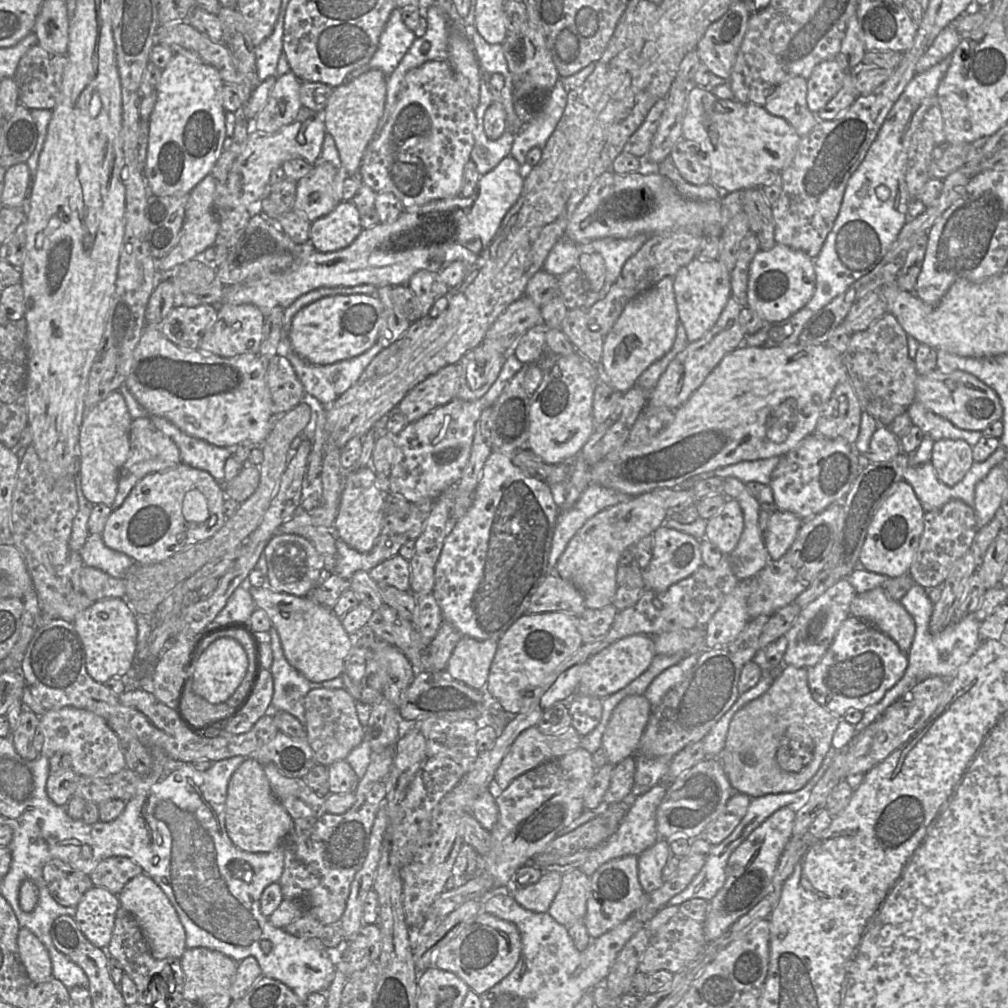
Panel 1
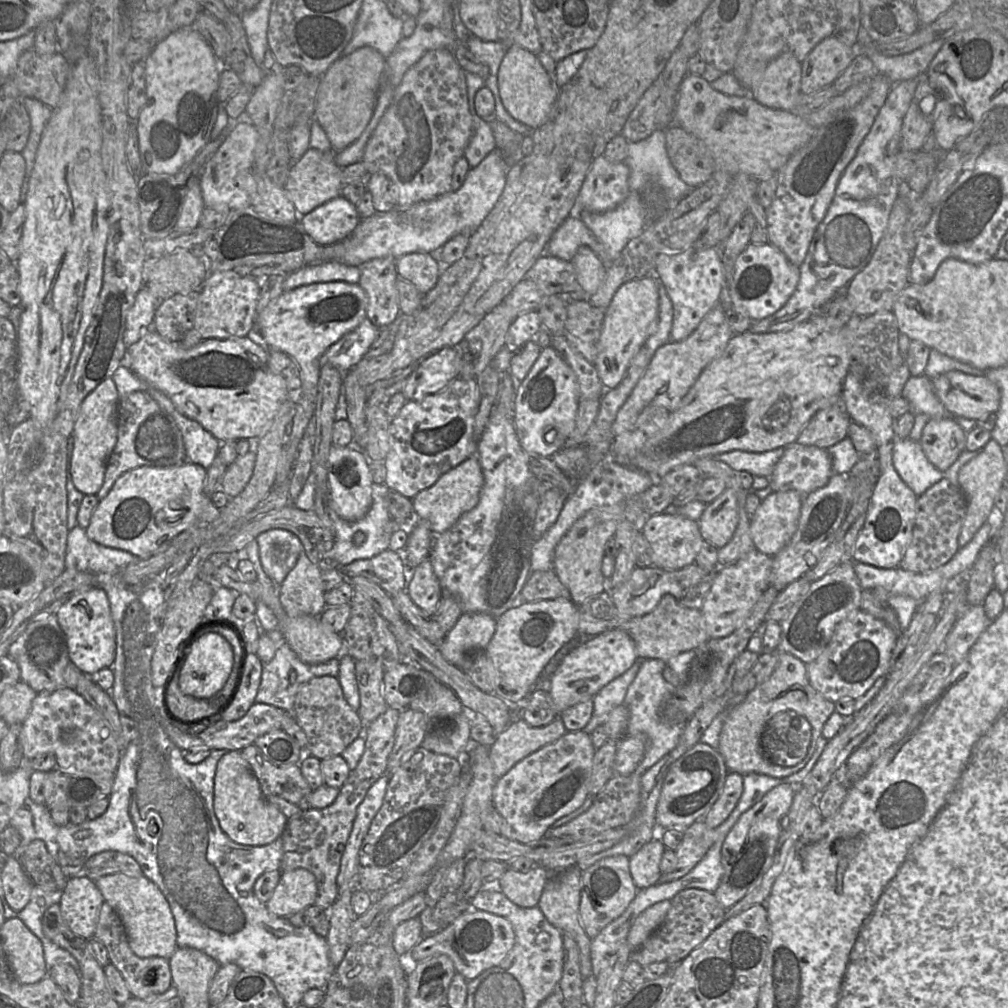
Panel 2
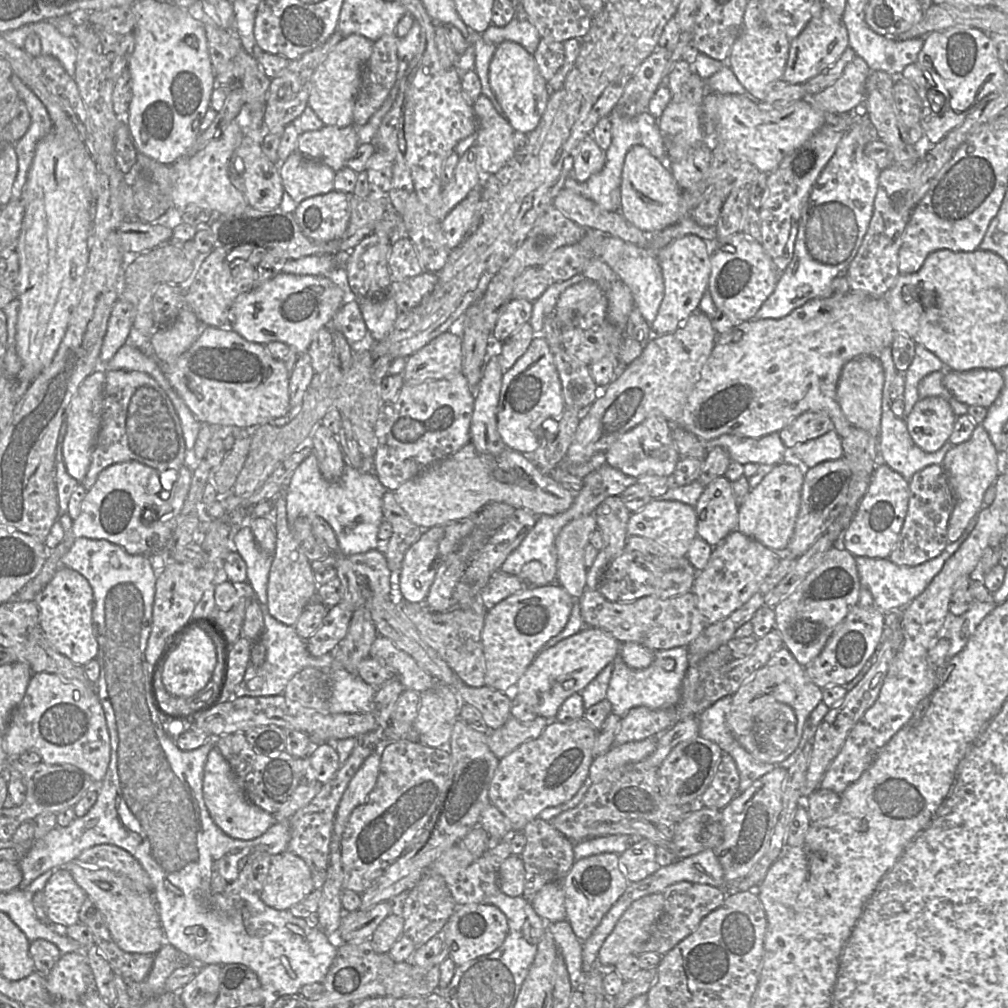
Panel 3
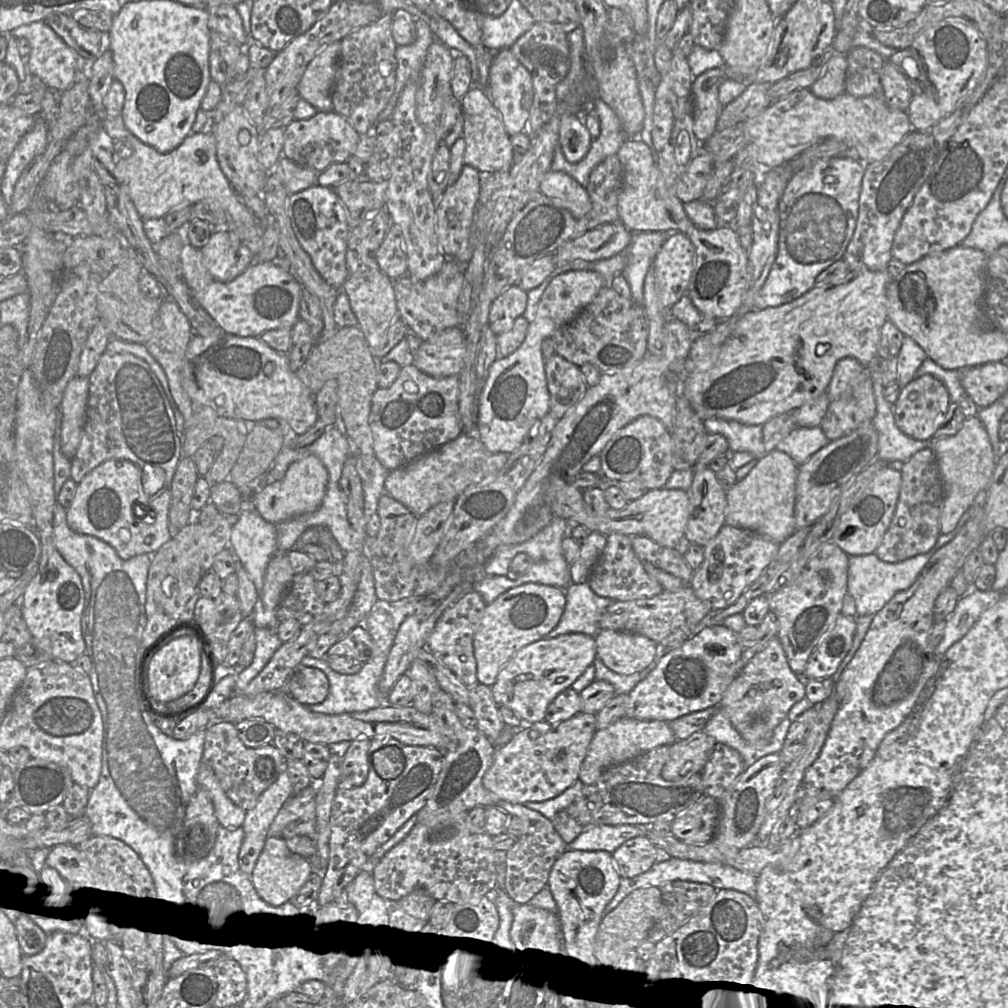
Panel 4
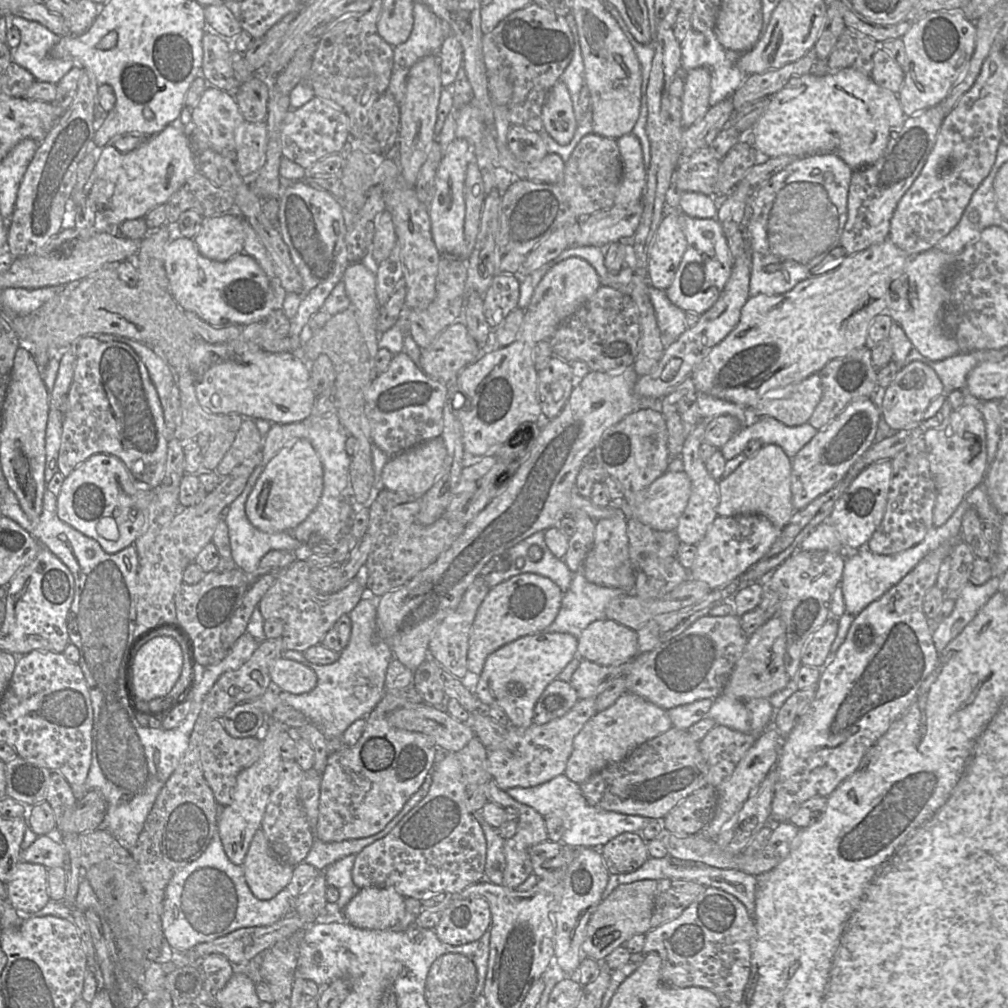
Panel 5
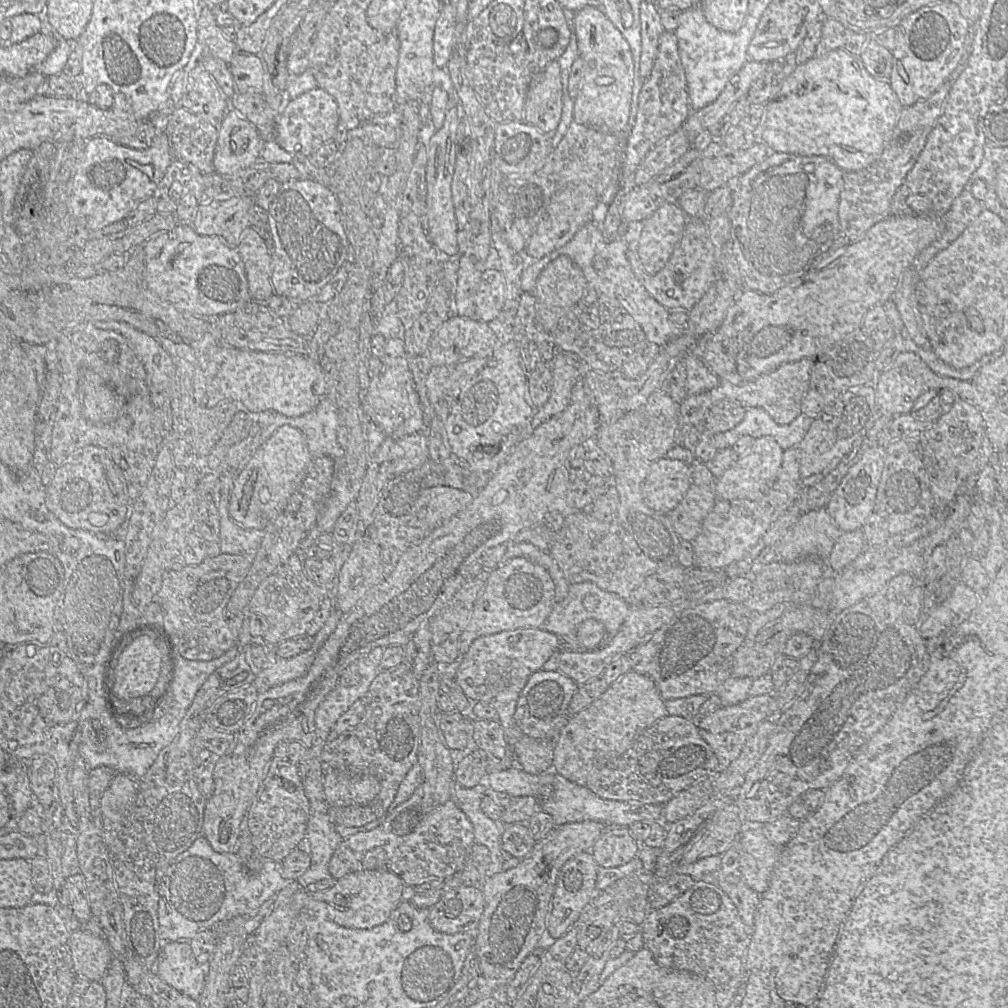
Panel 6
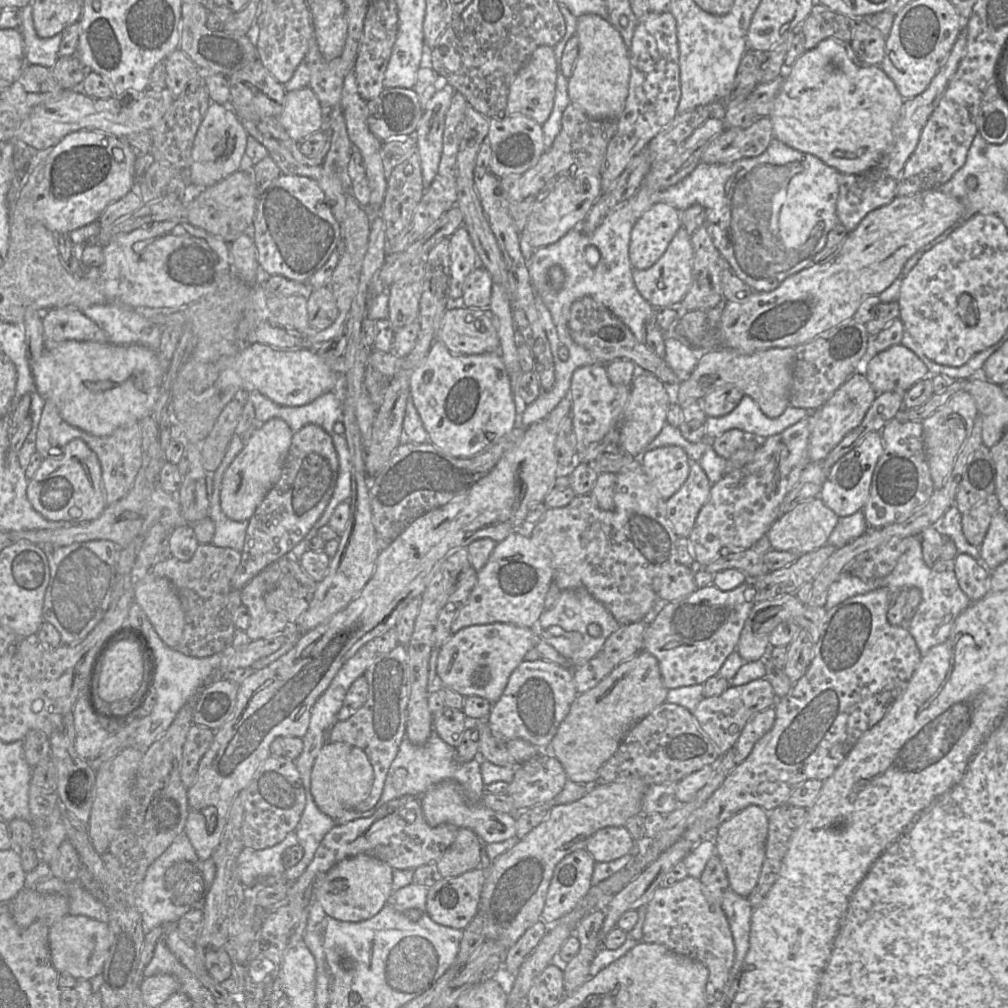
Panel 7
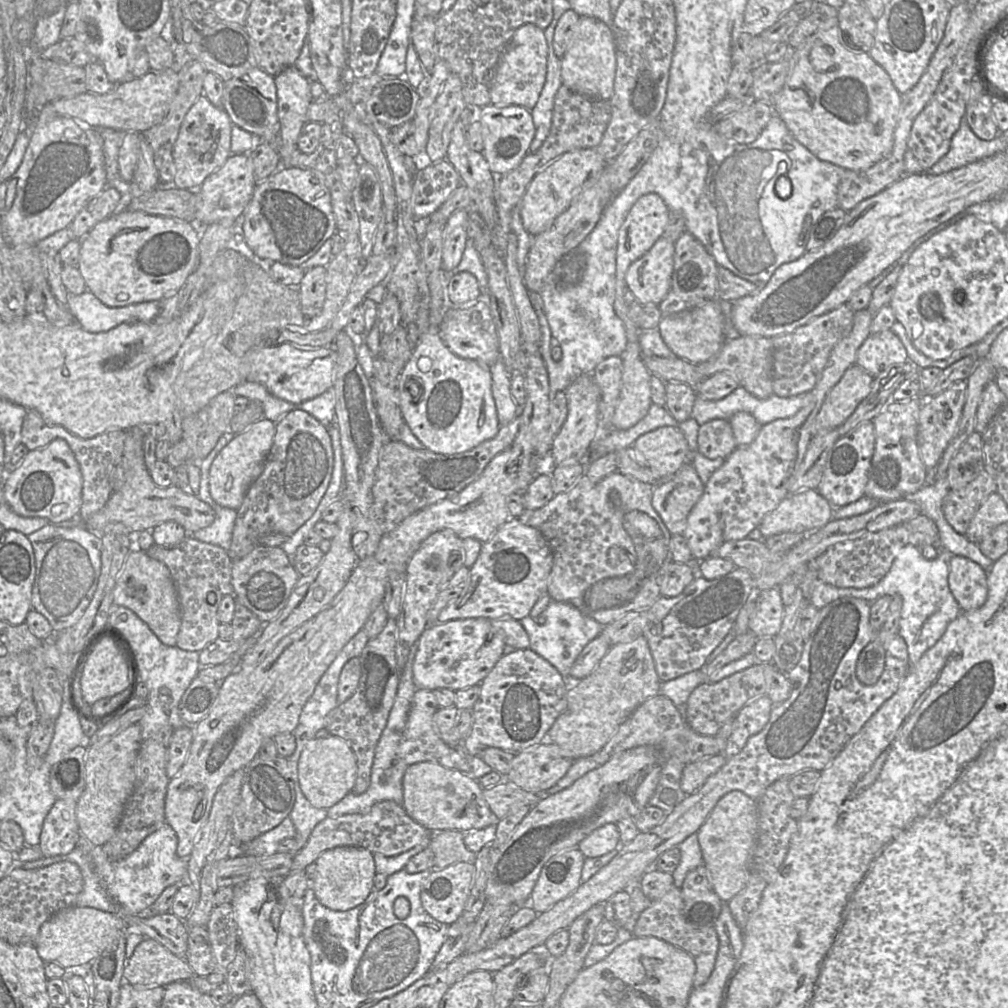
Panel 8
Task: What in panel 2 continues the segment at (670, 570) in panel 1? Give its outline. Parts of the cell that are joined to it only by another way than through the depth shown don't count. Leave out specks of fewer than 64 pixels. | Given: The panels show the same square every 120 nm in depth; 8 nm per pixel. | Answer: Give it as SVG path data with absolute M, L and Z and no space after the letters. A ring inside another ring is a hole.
M666 512L648 516L639 532L650 546L652 565L664 570L678 570L693 564L703 542L698 522Z

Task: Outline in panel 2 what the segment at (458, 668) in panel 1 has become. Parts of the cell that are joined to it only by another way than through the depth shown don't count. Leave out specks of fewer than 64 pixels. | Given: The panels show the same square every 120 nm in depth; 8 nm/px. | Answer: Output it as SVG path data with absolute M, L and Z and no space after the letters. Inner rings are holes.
M462 613L455 626L445 635L439 650L449 663L463 668L466 655L475 650L485 650L492 639L496 628L495 619L485 613Z

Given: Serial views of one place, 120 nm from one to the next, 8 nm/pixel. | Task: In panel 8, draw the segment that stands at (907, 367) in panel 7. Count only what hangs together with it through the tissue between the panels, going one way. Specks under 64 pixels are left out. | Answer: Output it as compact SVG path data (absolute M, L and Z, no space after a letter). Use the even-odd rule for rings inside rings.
M892 329L871 333L857 352L856 365L876 377L887 368L905 363L909 356Z

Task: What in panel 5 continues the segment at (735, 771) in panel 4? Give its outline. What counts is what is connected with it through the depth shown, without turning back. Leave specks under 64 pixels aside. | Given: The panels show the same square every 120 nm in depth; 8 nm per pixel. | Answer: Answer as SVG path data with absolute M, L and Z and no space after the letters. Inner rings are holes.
M715 725L699 742L708 766L707 783L717 788L735 770L758 736Z

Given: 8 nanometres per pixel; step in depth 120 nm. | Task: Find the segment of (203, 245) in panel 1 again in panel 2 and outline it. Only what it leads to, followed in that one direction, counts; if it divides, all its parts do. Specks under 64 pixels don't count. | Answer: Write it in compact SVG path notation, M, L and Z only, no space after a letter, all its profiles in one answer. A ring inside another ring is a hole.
M191 177L174 232L186 233L197 228L204 207L199 177Z

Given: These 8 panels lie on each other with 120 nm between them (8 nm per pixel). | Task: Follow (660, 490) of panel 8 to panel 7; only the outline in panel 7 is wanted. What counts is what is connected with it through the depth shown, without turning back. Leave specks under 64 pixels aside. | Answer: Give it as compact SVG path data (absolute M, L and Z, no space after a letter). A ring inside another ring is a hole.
M689 460L690 471L681 488L665 500L668 520L678 537L688 538L701 508L708 501L712 484L699 462Z

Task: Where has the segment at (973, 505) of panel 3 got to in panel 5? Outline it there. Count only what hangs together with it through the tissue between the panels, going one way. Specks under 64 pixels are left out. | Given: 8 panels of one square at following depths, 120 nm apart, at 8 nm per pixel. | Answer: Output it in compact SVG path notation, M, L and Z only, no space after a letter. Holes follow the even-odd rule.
M968 400L950 414L948 423L938 428L927 429L924 439L935 480L937 496L933 510L934 526L939 527L956 511L966 495L983 483L988 469L986 430L983 416L974 400Z

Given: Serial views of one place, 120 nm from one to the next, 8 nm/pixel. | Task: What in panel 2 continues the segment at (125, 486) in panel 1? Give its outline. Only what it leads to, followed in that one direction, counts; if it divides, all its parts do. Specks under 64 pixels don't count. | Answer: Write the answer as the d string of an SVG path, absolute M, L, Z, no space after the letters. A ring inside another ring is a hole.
M135 391L120 398L117 426L117 442L106 463L103 485L96 495L99 500L126 471L142 466L170 467L187 461L182 434L174 419L149 394Z

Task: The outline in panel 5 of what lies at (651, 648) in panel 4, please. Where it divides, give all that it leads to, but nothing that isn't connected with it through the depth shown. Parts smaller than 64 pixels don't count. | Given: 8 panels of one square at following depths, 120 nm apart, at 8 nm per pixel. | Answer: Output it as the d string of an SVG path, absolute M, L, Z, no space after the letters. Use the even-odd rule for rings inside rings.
M612 620L589 624L578 637L577 655L603 666L618 666L639 654L636 631Z

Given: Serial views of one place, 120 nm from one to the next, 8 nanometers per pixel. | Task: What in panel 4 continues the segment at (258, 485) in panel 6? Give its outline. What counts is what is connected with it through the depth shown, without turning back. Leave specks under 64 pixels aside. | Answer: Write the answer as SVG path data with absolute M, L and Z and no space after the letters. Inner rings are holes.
M309 455L293 462L284 477L278 481L262 486L252 498L259 515L267 522L278 524L287 519L316 511L327 491L328 472L321 460Z

